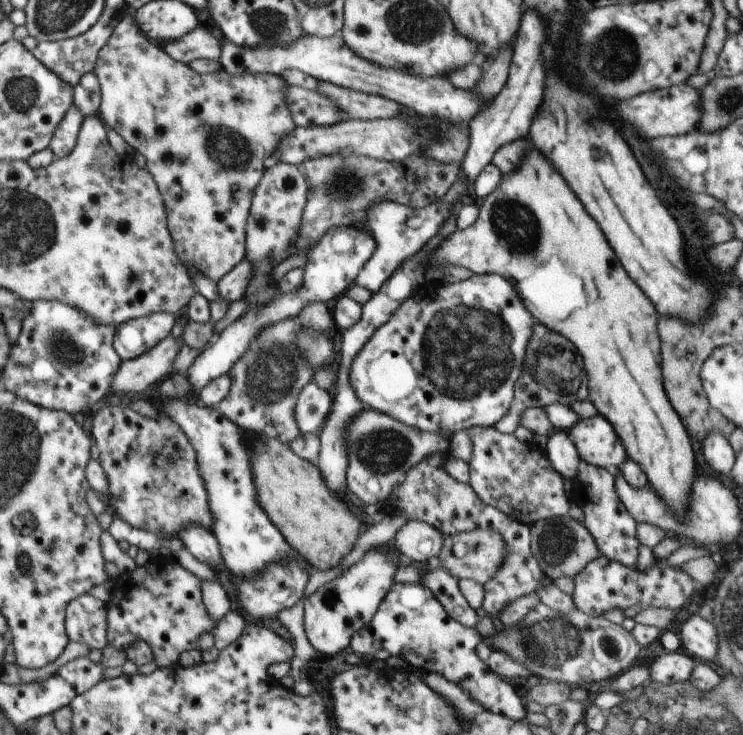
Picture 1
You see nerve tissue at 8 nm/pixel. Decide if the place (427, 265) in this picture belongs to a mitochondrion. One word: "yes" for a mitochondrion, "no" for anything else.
no

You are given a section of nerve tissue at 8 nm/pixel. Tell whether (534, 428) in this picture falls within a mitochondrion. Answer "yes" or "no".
no

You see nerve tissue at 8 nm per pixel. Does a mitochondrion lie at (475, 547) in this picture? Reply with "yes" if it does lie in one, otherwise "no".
yes

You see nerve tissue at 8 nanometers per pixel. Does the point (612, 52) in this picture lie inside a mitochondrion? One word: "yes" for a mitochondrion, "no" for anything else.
yes

